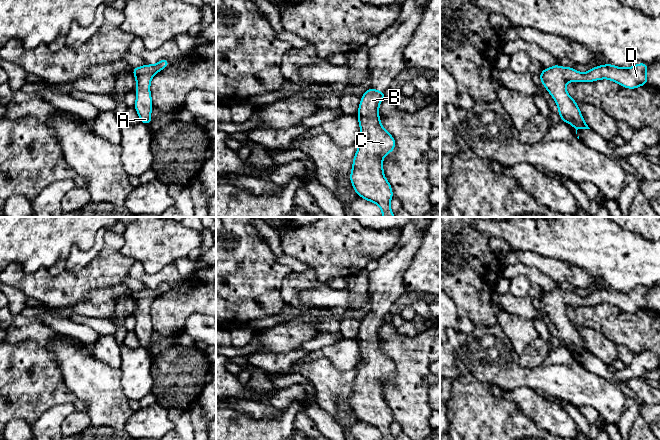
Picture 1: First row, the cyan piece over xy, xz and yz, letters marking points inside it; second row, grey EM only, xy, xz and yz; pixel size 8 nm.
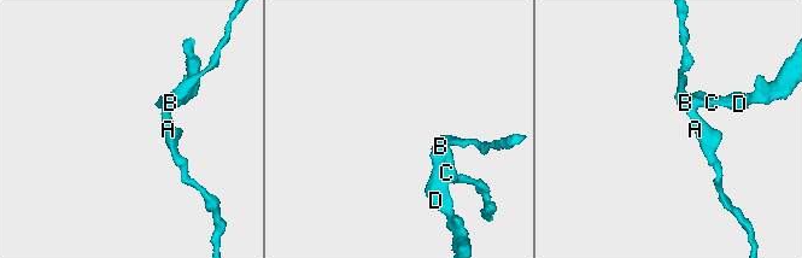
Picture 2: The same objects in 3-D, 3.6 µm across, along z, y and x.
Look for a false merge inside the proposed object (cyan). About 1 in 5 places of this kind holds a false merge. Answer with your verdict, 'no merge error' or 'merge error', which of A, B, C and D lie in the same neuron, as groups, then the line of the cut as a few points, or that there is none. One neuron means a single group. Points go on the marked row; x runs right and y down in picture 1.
no merge error | A B C D | no cut

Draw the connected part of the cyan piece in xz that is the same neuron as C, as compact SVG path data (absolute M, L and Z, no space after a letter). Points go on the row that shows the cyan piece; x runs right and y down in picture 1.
M369 86L361 96L357 113L361 136L353 158L350 181L357 195L381 208L383 217L395 217L390 209L390 201L394 196L384 176L383 156L395 149L396 142L382 127L378 115L385 92Z

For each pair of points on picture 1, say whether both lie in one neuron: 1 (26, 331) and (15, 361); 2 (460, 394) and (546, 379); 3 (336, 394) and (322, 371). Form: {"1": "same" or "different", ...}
{"1": "different", "2": "different", "3": "same"}

